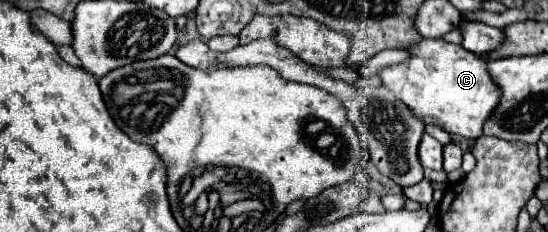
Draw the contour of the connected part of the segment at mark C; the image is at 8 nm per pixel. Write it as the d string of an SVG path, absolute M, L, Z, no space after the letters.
M421 40L409 48L411 58L403 64L381 70L381 82L405 102L425 124L437 124L449 134L475 140L501 96L487 72L487 62L463 46L445 40Z

